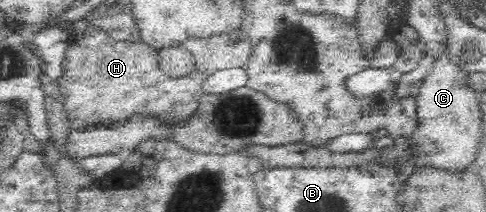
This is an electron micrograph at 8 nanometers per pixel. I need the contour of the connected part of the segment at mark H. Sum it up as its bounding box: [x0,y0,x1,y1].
[55,26,201,130]

